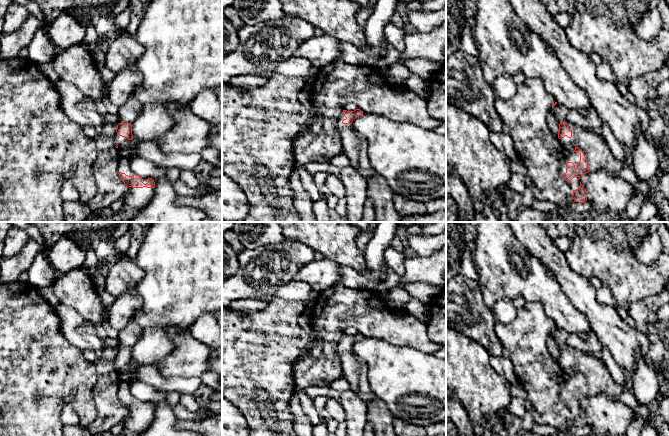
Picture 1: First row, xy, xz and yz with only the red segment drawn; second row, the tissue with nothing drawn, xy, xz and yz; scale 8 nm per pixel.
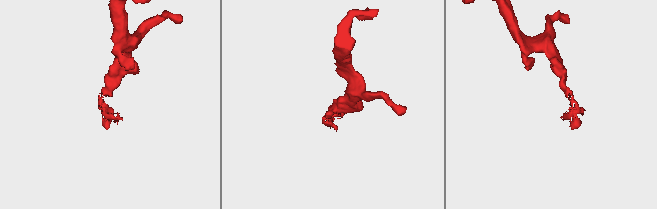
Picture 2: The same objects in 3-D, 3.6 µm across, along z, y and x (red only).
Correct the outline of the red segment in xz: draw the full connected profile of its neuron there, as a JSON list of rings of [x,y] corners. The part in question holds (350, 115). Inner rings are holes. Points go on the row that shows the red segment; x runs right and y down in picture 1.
[[[360,109],[354,111],[343,110],[341,116],[336,120],[342,143],[342,152],[349,158],[351,166],[356,169],[359,167],[358,145],[360,139],[356,135],[352,122],[355,118],[362,115],[363,111]]]

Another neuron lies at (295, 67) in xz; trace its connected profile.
[[[293,56],[279,63],[275,69],[275,73],[289,78],[303,78],[310,85],[310,82],[314,78],[310,72],[311,66],[308,59]]]

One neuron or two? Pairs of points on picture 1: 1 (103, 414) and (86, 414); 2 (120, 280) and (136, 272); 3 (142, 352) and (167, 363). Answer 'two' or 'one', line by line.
1: two
2: one
3: two

